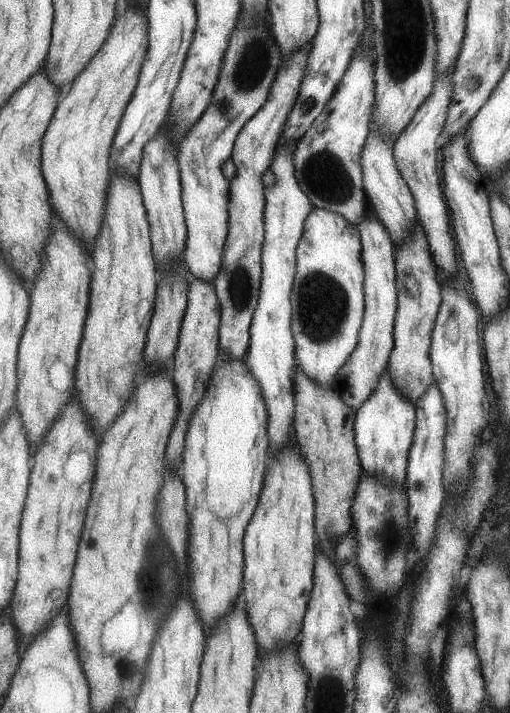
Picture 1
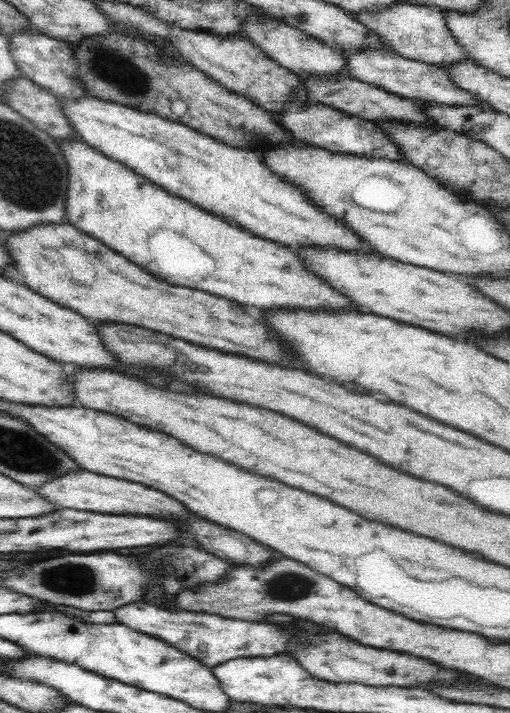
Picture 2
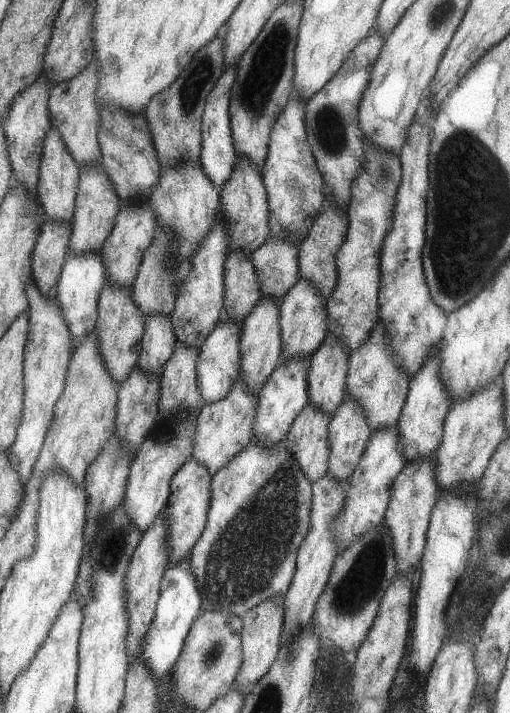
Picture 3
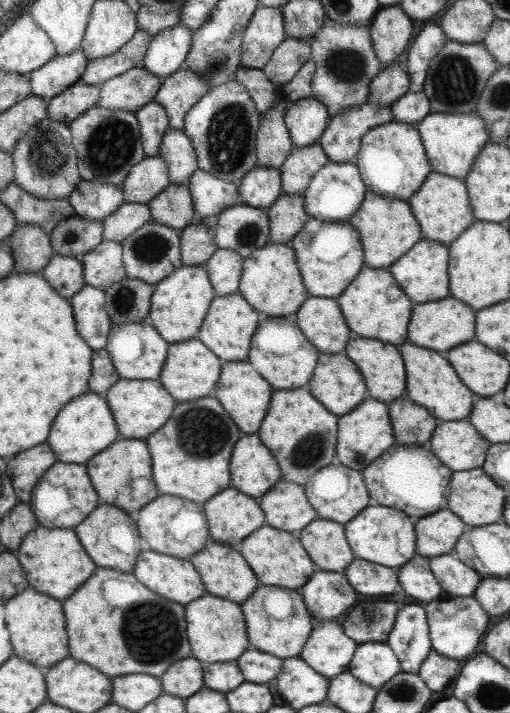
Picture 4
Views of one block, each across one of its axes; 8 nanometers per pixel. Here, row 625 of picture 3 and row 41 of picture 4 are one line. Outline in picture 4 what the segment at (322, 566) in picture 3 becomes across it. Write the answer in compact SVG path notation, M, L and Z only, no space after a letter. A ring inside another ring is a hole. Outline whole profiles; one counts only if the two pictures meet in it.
M286 37L274 48L261 72L274 86L281 87L293 79L310 57L309 42Z

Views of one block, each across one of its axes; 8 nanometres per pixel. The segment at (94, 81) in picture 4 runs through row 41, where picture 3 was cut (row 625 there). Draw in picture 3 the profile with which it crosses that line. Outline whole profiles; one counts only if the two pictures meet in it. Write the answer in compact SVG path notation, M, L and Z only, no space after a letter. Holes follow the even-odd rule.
M158 517L153 524L142 532L141 538L129 556L127 572L125 572L125 612L127 612L127 636L125 636L125 650L127 650L127 662L131 664L137 654L139 640L144 638L151 620L153 620L155 604L159 596L160 580L163 572L168 567L167 548L165 540L169 540L165 520Z

